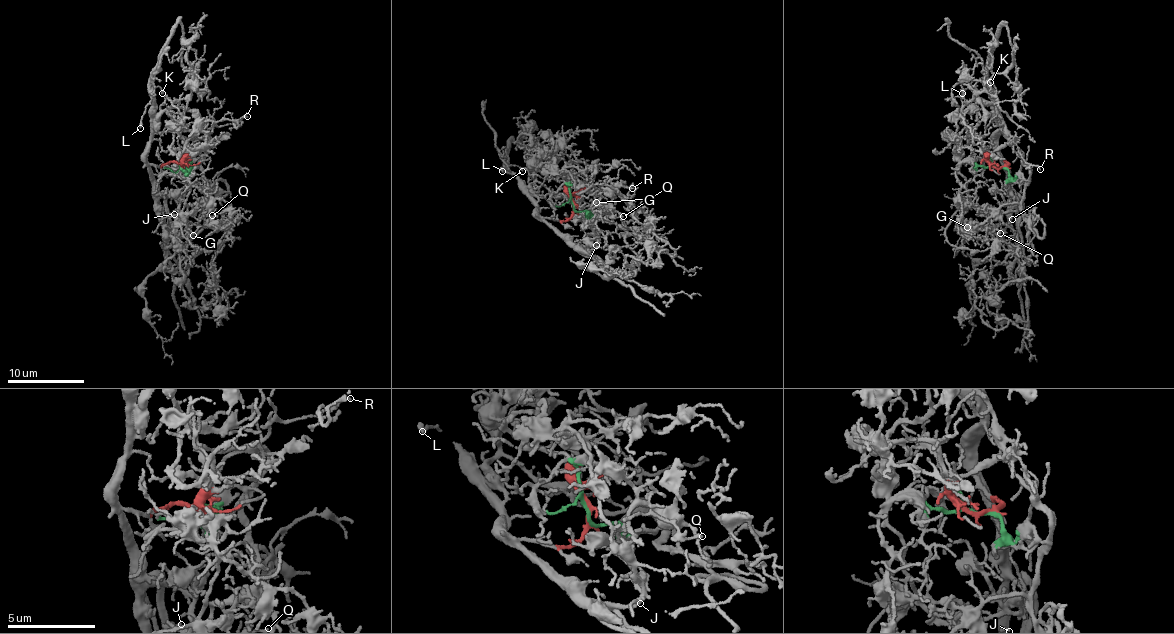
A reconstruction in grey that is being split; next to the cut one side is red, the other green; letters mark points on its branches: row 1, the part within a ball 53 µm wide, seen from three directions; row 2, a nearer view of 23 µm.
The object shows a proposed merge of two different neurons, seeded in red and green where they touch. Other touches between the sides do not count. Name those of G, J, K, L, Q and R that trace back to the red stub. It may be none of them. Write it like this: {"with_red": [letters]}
{"with_red": ["J", "K", "L"]}

